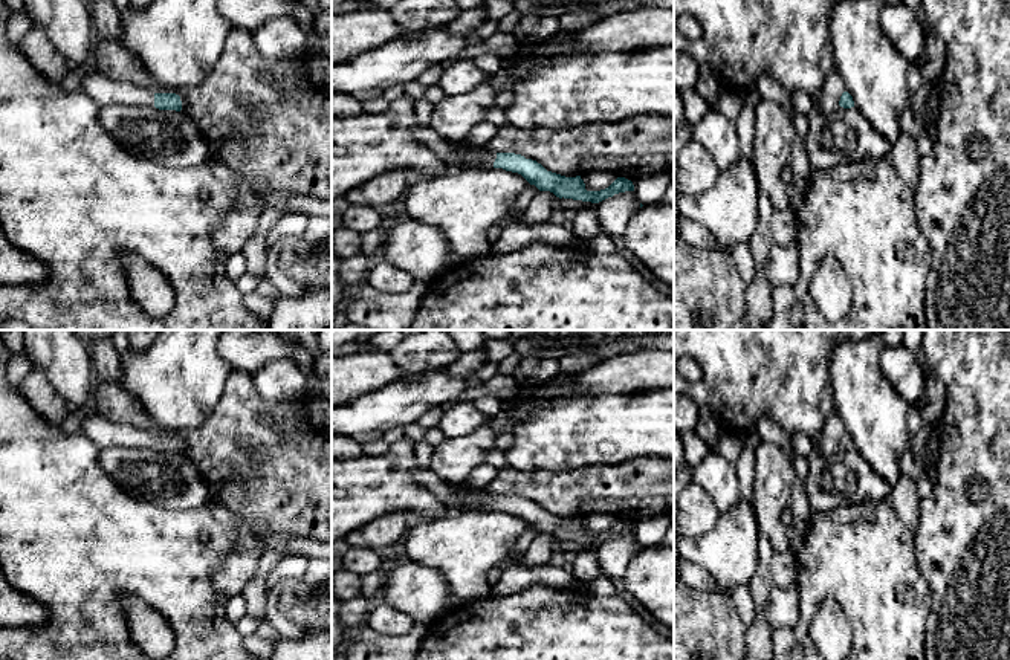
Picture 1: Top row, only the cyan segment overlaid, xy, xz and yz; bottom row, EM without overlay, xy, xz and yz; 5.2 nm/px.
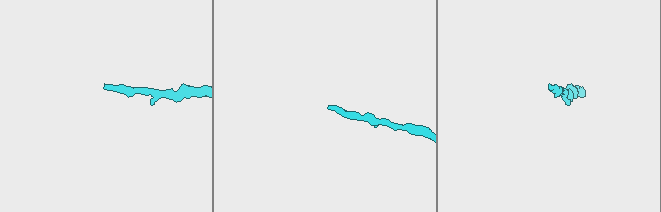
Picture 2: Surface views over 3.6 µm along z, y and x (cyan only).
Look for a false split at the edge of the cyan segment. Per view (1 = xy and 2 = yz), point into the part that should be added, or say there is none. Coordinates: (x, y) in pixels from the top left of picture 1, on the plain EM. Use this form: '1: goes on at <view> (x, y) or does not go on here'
1: goes on at xy (103, 433)
2: does not go on here

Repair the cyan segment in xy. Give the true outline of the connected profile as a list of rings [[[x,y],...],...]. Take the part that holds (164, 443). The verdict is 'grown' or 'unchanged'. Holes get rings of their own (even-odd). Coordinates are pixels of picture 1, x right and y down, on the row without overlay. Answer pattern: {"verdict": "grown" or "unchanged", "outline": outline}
{"verdict": "grown", "outline": [[[96,414],[83,419],[81,432],[98,448],[150,448],[159,452],[182,452],[176,435],[153,435],[133,425],[121,425]]]}

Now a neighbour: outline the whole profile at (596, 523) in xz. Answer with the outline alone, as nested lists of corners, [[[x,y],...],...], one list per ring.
[[[593,513],[581,516],[581,521],[584,522],[587,533],[600,533],[608,530],[617,518],[608,513]]]

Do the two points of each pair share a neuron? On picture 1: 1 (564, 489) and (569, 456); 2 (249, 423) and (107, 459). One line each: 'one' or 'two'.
1: two
2: two

